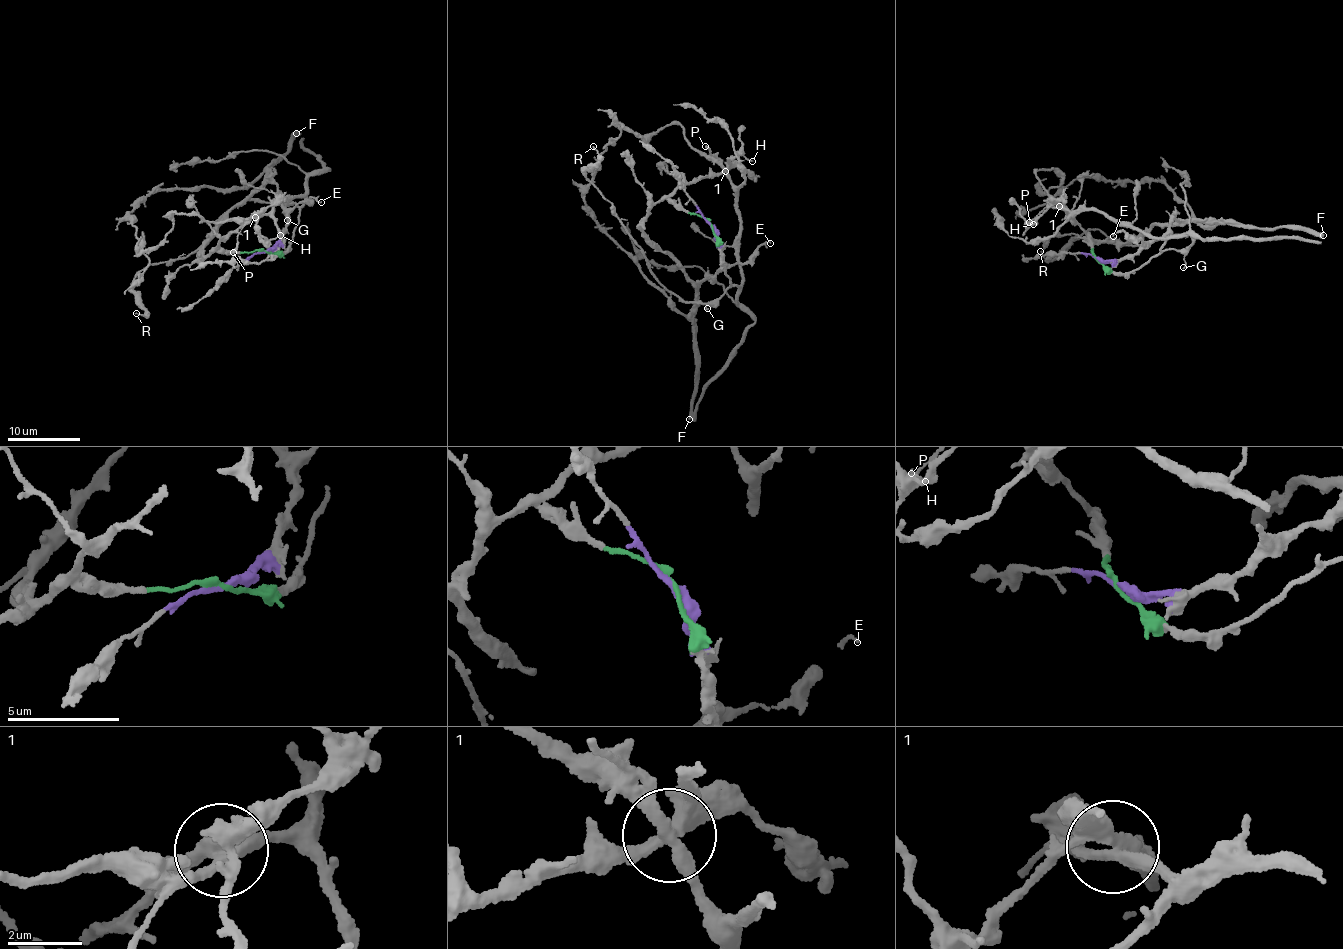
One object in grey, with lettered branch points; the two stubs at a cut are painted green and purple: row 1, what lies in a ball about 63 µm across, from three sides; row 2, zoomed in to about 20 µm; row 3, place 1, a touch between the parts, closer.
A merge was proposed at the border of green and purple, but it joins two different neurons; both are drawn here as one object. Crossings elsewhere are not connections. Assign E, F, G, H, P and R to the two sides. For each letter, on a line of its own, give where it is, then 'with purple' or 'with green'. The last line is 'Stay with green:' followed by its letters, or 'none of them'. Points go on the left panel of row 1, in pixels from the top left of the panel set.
E: (321, 202) | with purple
F: (296, 133) | with purple
G: (287, 220) | with green
H: (280, 235) | with purple
P: (233, 252) | with green
R: (136, 313) | with green
Stay with green: G, P, R

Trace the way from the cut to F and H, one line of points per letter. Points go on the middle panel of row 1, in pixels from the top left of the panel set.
F: (710, 225), (723, 268), (706, 279), (699, 289), (699, 305), (693, 317), (696, 373), (688, 419)
H: (710, 225), (723, 268), (698, 281), (649, 239), (643, 218), (684, 185), (719, 176), (727, 161), (753, 161)

